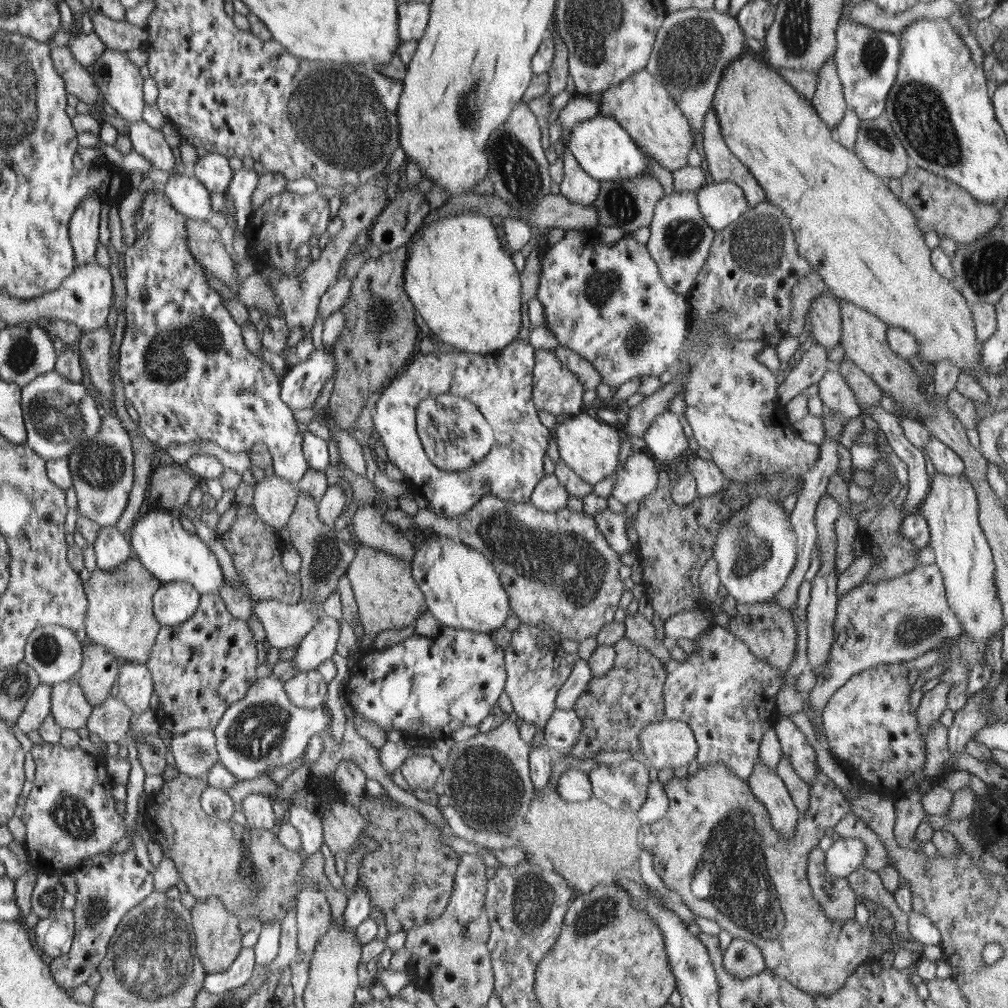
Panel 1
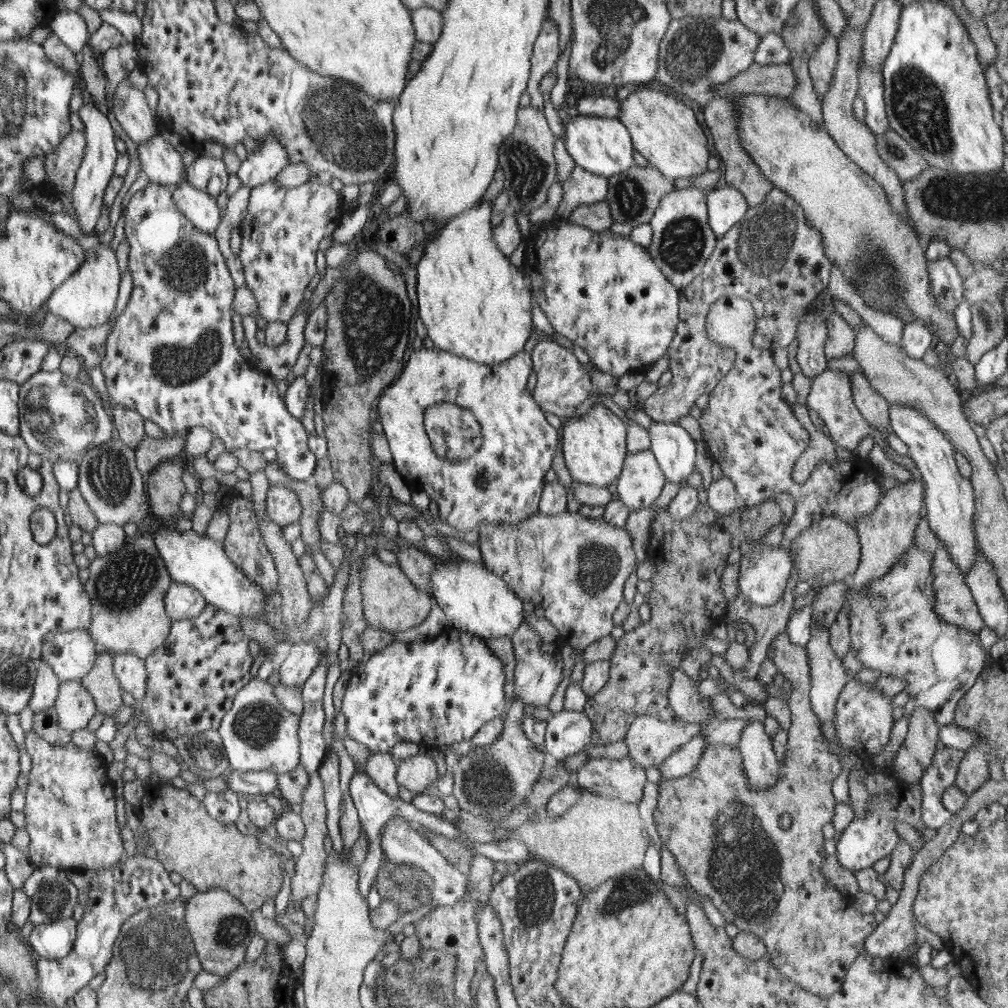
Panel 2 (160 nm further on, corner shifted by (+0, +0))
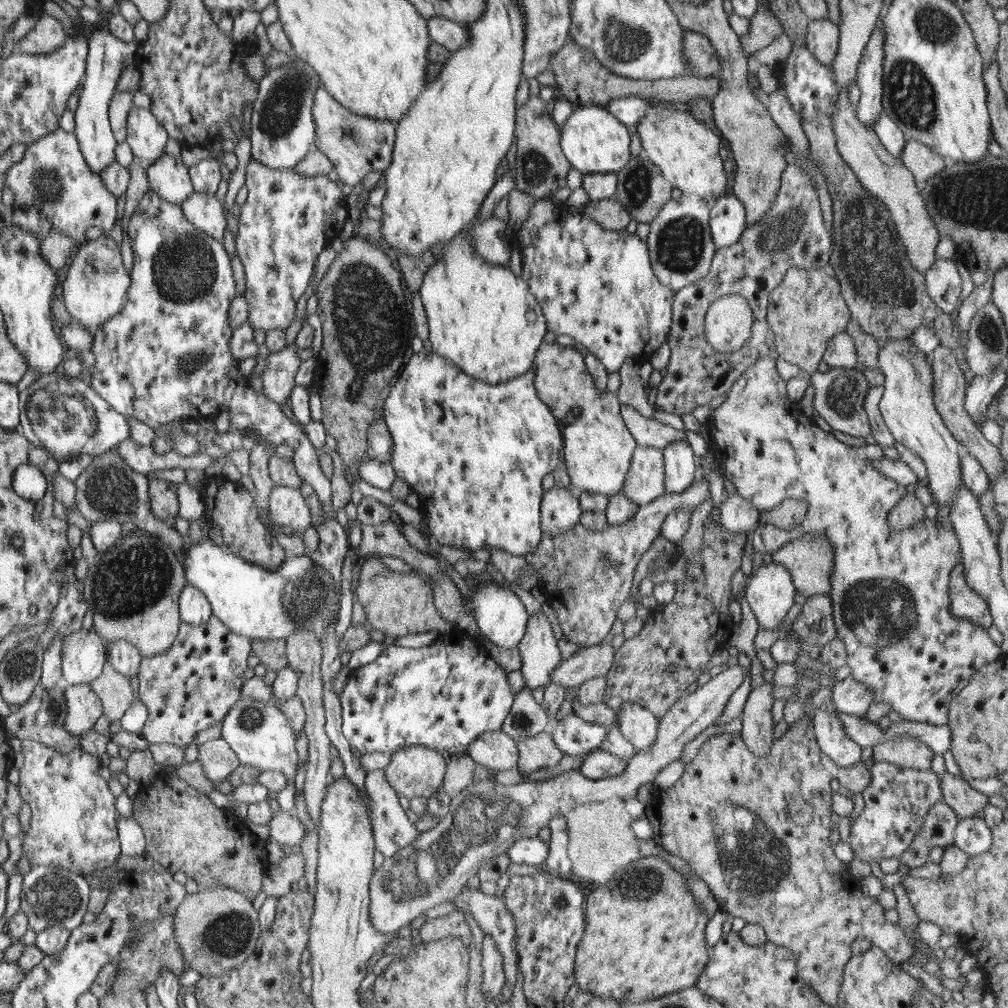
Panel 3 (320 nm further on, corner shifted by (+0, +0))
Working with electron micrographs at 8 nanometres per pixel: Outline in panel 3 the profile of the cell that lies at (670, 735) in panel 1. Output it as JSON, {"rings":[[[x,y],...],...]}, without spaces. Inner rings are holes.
{"rings":[[[627,701],[619,713],[619,731],[633,744],[635,753],[650,750],[656,740],[659,721],[645,706]]]}

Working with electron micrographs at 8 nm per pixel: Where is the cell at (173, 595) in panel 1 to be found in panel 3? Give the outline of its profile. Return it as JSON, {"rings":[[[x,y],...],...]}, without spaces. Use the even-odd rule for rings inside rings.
{"rings":[[[187,584],[181,592],[179,598],[179,608],[182,616],[182,622],[200,626],[209,622],[213,616],[213,607],[209,603],[208,597],[190,584]]]}

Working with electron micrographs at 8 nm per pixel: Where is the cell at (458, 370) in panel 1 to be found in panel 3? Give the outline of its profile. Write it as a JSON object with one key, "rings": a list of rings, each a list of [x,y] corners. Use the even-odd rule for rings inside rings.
{"rings":[[[423,349],[419,353],[412,352],[410,363],[406,364],[398,382],[391,388],[390,396],[386,398],[383,418],[393,440],[390,463],[395,476],[407,482],[413,490],[414,497],[419,498],[423,503],[429,530],[440,545],[468,546],[470,550],[497,548],[514,556],[522,556],[535,551],[543,539],[544,531],[541,528],[542,480],[560,462],[560,450],[562,450],[562,436],[564,434],[560,434],[560,430],[556,426],[556,417],[552,416],[549,406],[538,398],[536,384],[534,384],[534,369],[516,377],[516,379],[506,381],[506,383],[488,384],[466,375],[462,369],[458,369],[458,366],[454,365],[454,362],[434,351]]]}

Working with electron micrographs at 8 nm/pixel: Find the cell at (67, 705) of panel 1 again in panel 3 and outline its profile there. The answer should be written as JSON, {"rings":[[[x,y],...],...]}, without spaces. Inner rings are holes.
{"rings":[[[65,685],[67,715],[65,727],[68,732],[81,735],[90,730],[102,716],[100,697],[89,685]]]}

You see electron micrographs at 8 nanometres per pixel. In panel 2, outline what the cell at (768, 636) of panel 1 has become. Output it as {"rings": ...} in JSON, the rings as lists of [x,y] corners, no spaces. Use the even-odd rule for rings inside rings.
{"rings":[[[781,632],[772,641],[770,649],[768,649],[767,658],[774,660],[777,670],[780,671],[785,678],[793,684],[794,689],[789,695],[788,705],[791,710],[791,726],[787,730],[787,743],[785,748],[785,757],[779,762],[779,777],[775,785],[767,789],[754,788],[749,783],[744,765],[743,758],[739,747],[727,744],[713,744],[706,746],[701,759],[698,761],[697,767],[685,777],[674,779],[672,781],[662,782],[659,789],[659,799],[656,810],[654,811],[654,824],[659,834],[660,841],[666,847],[666,850],[674,856],[674,860],[678,863],[680,874],[688,880],[688,884],[694,888],[695,892],[701,896],[708,896],[714,900],[714,906],[724,916],[727,923],[736,925],[740,932],[754,933],[760,937],[766,945],[766,952],[773,965],[781,972],[782,976],[787,977],[790,981],[798,984],[802,989],[820,997],[830,997],[842,987],[849,966],[856,960],[856,957],[865,950],[864,943],[866,938],[870,936],[878,922],[876,922],[873,914],[862,914],[856,908],[853,908],[854,897],[842,896],[822,874],[822,863],[826,861],[827,853],[824,850],[824,835],[822,835],[822,827],[832,822],[835,801],[831,791],[831,784],[834,778],[843,770],[843,766],[839,761],[839,757],[831,753],[829,744],[825,741],[825,737],[821,733],[819,718],[811,709],[810,689],[811,689],[811,668],[807,650],[804,647],[792,644],[786,632]]]}

